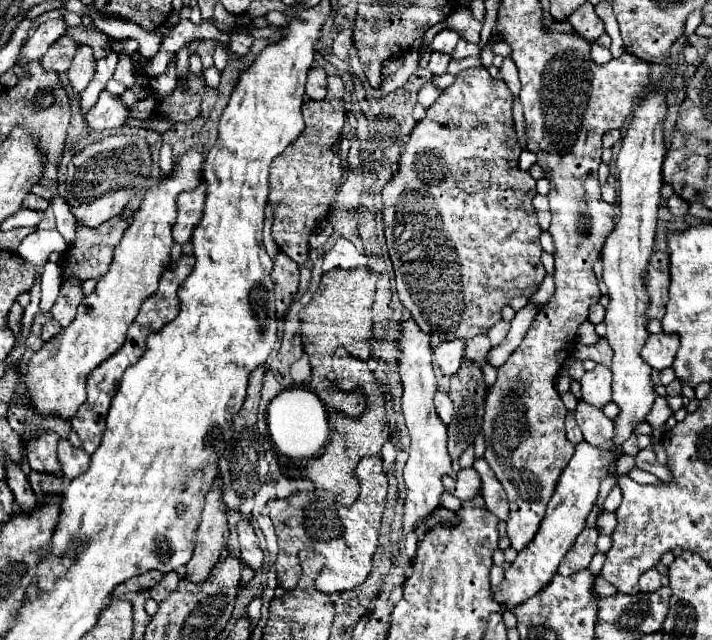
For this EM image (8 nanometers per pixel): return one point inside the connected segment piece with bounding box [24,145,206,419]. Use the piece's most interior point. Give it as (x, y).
(56, 380)

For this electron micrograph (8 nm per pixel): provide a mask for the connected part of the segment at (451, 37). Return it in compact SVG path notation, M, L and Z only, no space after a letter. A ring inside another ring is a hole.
M444 29L444 31L440 31L434 39L432 39L432 43L428 43L426 47L422 47L422 53L426 53L426 51L440 51L440 53L452 53L454 51L454 47L456 47L456 43L458 43L458 33L456 31L452 31L452 29Z

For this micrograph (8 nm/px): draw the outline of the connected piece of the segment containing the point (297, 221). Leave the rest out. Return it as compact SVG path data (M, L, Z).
M328 77L328 81L328 89L332 91L326 99L308 99L302 105L306 129L300 135L300 157L276 157L270 165L270 205L274 209L272 237L298 265L306 263L306 253L310 249L308 235L334 203L342 177L340 157L332 151L332 145L340 139L344 125L344 85L340 77Z

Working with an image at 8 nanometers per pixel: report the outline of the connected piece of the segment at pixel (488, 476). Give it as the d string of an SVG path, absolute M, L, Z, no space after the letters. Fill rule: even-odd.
M476 459L474 469L480 473L480 479L482 479L482 497L486 501L486 509L490 509L490 513L494 513L500 521L506 521L508 499L500 481L494 477L494 471L490 469L490 465L486 465L484 459Z

